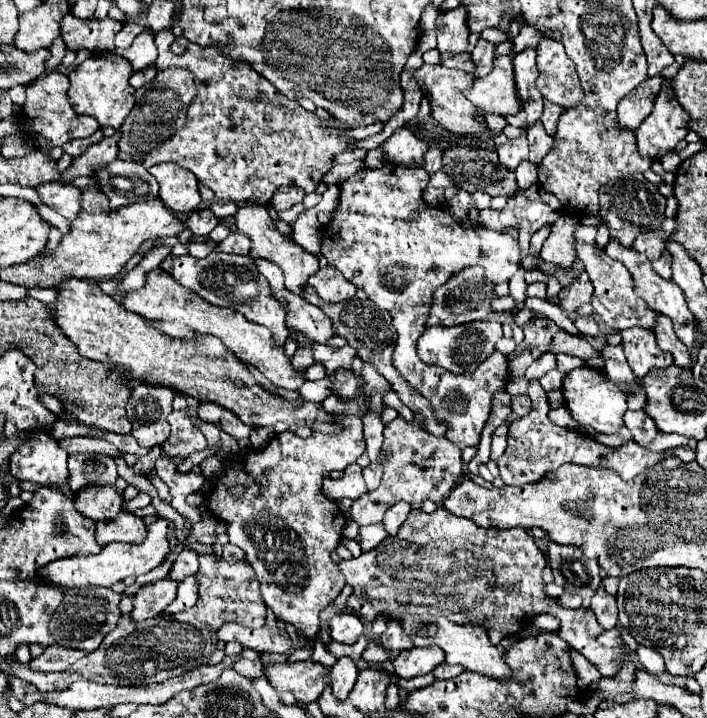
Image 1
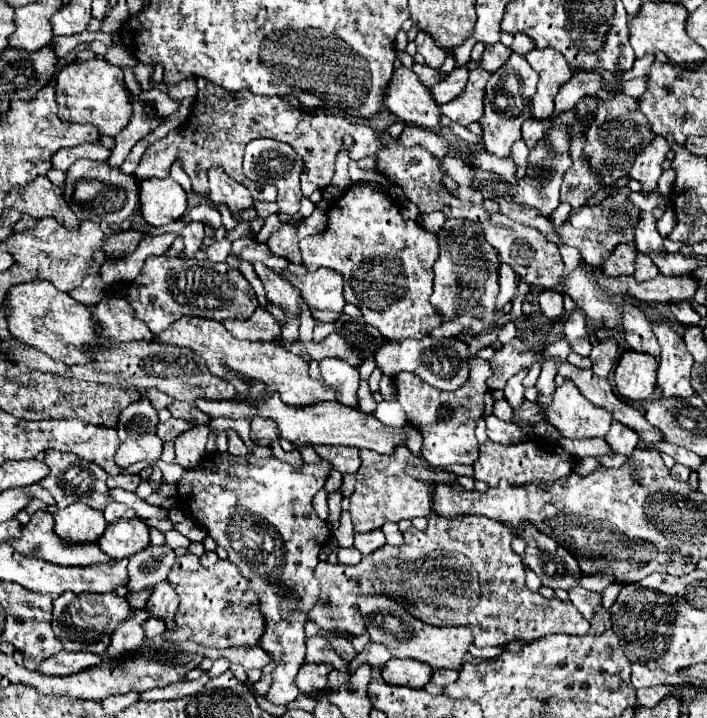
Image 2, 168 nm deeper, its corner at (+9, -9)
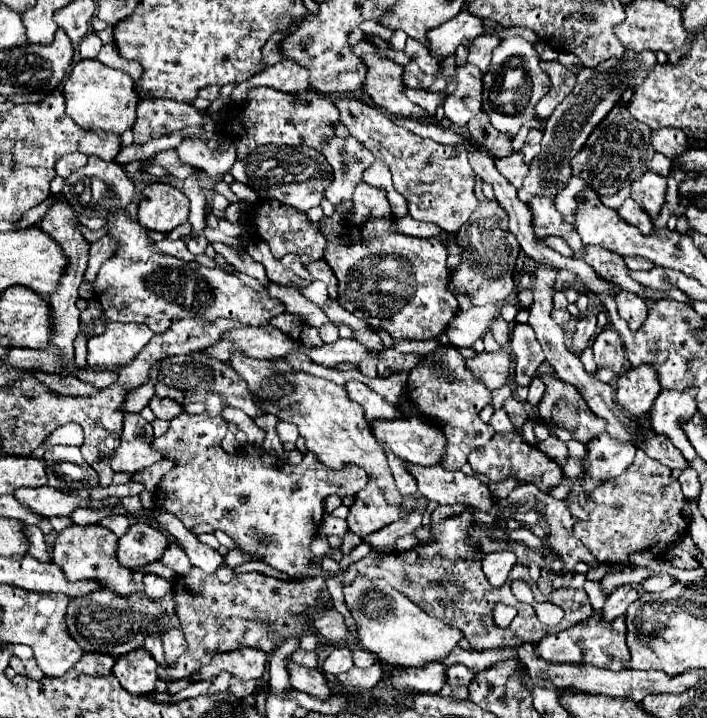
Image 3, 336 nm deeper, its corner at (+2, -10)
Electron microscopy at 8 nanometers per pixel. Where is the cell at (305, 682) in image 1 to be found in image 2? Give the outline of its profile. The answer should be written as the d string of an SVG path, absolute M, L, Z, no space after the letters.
M304 664L296 676L296 686L304 694L320 692L328 686L328 674L332 670L332 664Z

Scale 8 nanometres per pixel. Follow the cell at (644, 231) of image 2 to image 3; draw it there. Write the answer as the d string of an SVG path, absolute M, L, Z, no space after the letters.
M627 199L621 207L619 207L619 217L625 221L625 223L629 223L629 225L635 225L641 233L649 233L651 235L651 231L653 231L653 219L651 219L651 215L647 215L645 211L643 211L643 207L641 205L637 205L633 199Z

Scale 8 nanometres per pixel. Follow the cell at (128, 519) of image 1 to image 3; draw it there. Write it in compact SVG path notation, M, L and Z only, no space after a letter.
M135 523L117 541L117 559L123 567L141 567L161 559L169 537L149 523Z

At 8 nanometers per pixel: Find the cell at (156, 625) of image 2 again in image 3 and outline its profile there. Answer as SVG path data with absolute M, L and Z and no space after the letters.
M147 635L143 647L153 655L153 659L155 659L159 665L165 663L165 651L163 651L163 643L161 643L161 637L159 637L159 635Z

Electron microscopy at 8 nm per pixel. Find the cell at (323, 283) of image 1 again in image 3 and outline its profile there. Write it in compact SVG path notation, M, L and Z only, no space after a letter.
M321 259L321 261L317 261L317 263L307 263L305 269L309 271L309 275L311 275L313 279L323 281L323 283L327 285L327 289L329 289L329 299L331 299L331 301L337 301L337 297L339 297L339 293L337 293L337 277L333 275L331 267Z

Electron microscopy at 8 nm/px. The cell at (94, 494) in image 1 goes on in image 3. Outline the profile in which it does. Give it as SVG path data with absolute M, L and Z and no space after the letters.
M69 525L57 535L55 551L53 551L53 563L57 563L65 575L73 581L77 579L99 579L105 583L105 589L117 591L121 595L129 595L135 591L143 591L143 585L133 583L132 573L129 569L121 567L115 557L117 549L117 535L109 531L103 525Z

